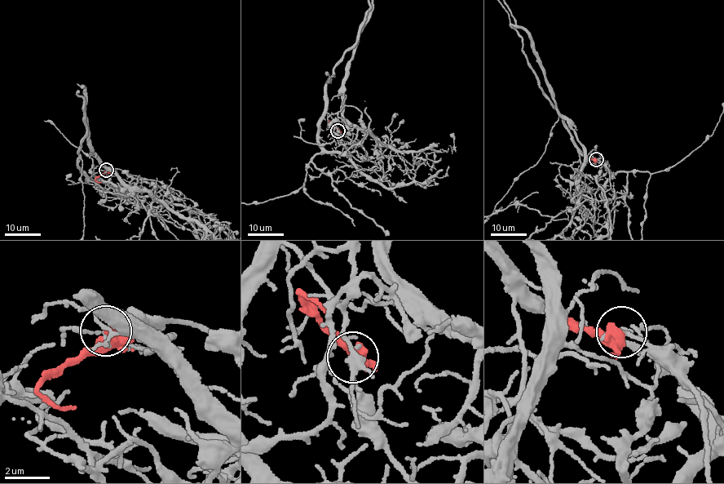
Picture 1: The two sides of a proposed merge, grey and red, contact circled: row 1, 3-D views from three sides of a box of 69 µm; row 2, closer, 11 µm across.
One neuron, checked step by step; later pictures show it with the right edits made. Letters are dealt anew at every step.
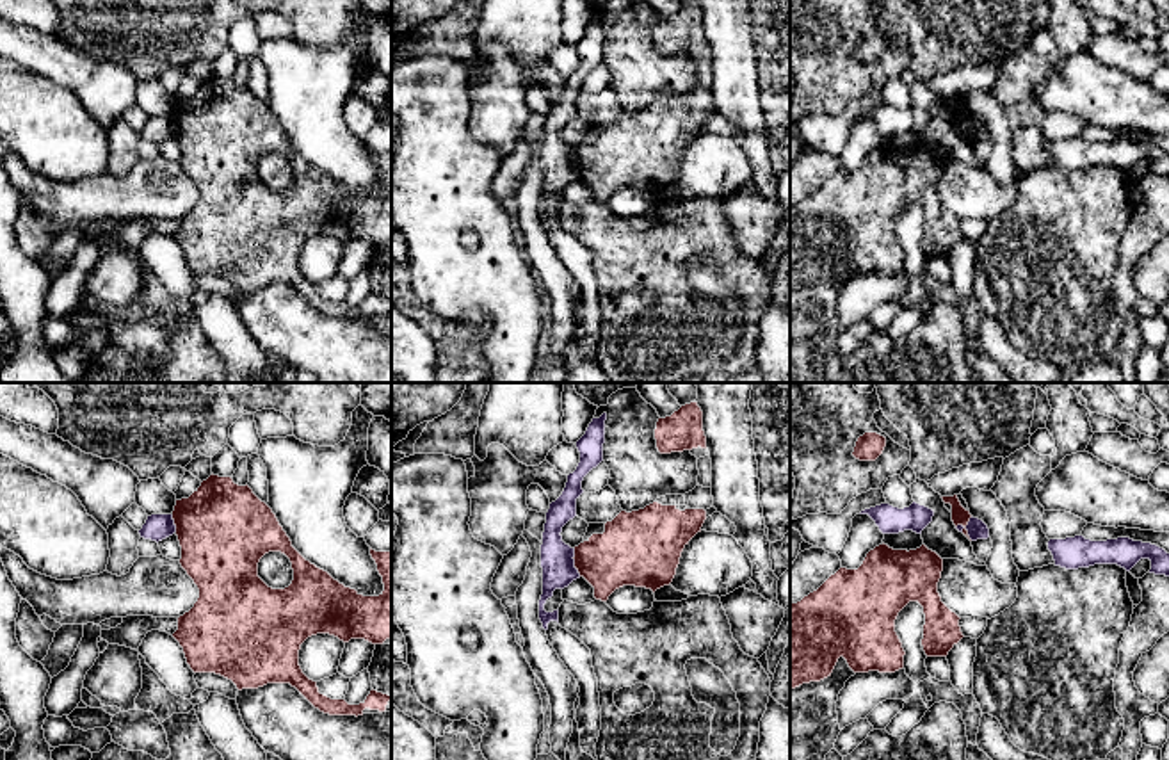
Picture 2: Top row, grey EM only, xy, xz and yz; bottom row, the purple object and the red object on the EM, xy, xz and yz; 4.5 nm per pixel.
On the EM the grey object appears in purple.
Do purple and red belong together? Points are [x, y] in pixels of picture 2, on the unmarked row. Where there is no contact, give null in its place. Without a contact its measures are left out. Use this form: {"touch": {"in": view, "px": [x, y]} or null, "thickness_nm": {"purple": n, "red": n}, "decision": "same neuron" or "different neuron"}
{"touch": {"in": "yz", "px": [967, 130]}, "thickness_nm": {"purple": 90, "red": 80}, "decision": "different neuron"}

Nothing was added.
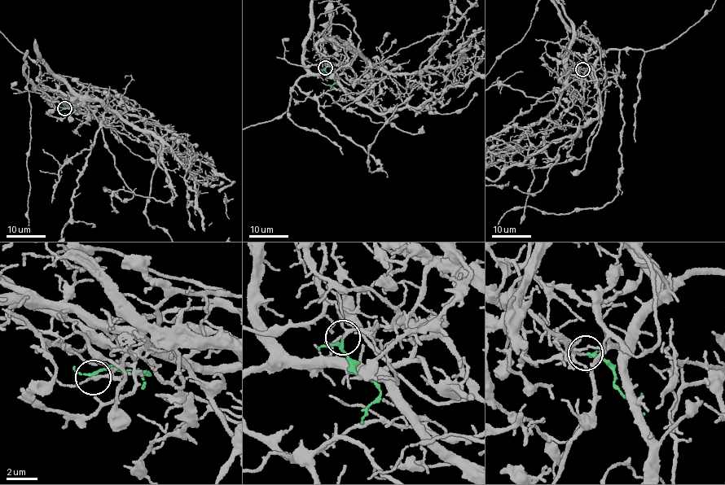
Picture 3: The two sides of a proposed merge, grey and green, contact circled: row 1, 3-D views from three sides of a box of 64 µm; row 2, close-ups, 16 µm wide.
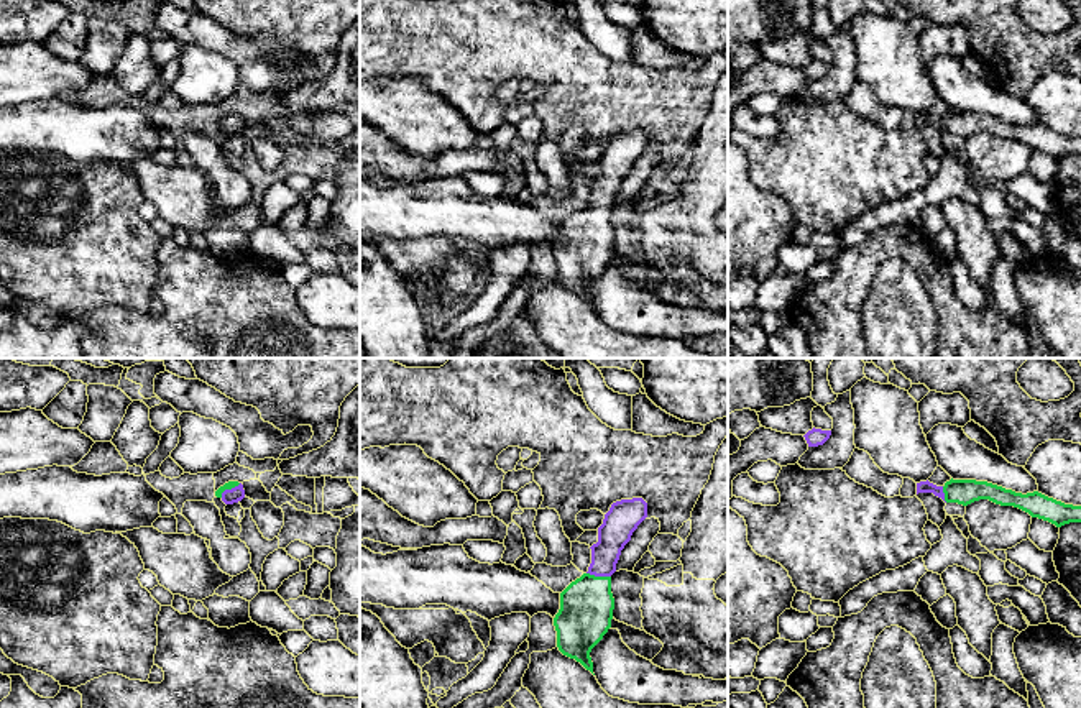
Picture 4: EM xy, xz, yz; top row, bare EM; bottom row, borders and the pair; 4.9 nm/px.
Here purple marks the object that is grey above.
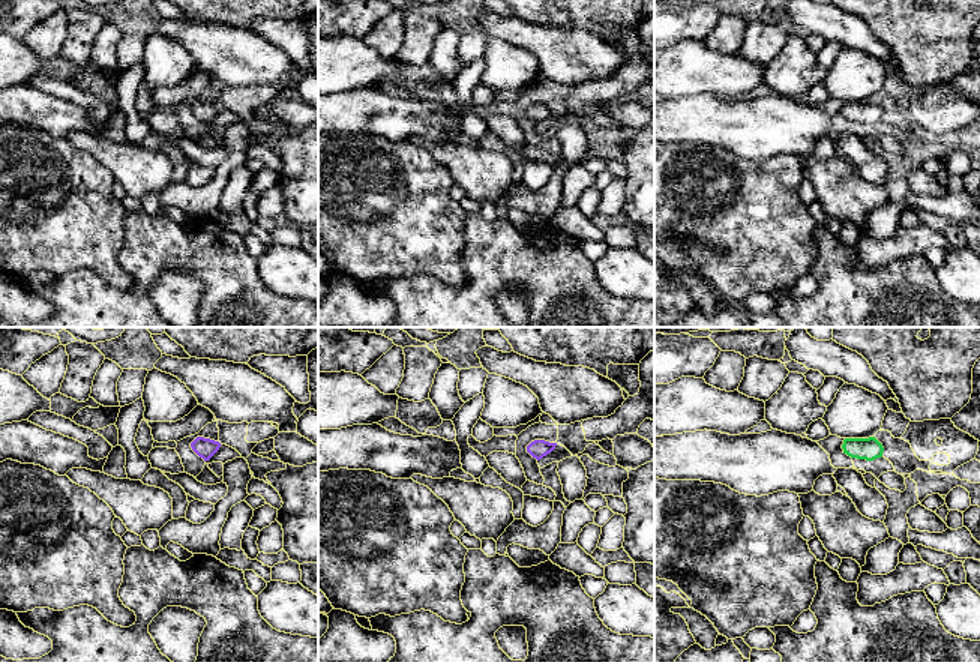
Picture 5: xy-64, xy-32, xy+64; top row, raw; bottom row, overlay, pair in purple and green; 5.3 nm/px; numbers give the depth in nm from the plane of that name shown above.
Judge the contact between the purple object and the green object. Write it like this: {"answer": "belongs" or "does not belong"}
{"answer": "belongs"}

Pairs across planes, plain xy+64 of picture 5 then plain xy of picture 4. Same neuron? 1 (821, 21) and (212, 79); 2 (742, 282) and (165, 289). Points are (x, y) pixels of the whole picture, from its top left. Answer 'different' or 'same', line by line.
1: different
2: different

